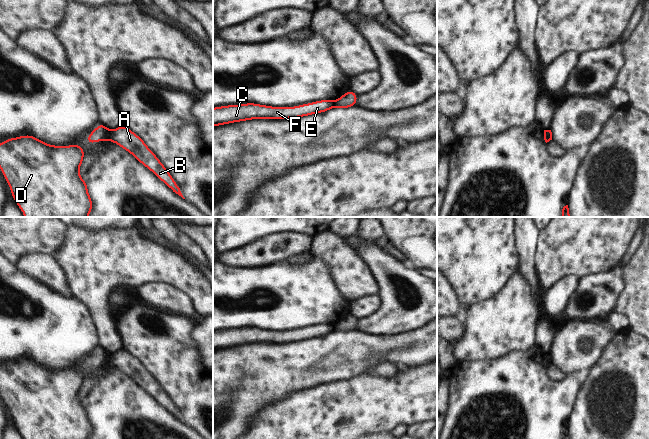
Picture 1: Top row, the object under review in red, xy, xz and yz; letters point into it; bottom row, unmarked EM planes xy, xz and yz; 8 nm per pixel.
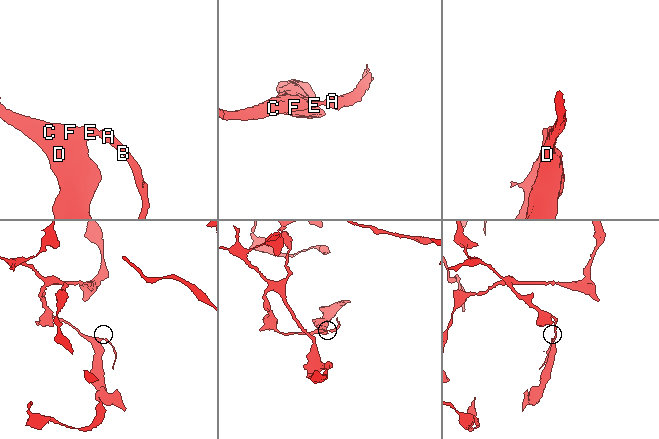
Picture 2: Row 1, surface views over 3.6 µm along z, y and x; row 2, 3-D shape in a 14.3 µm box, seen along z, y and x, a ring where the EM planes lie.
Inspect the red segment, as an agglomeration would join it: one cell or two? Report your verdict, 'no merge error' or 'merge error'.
merge error

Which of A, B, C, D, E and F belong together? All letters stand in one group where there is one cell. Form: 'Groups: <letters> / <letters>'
Groups: A B / C D E F.

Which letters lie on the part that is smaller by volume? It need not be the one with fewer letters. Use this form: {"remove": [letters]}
{"remove": ["A", "B"]}

